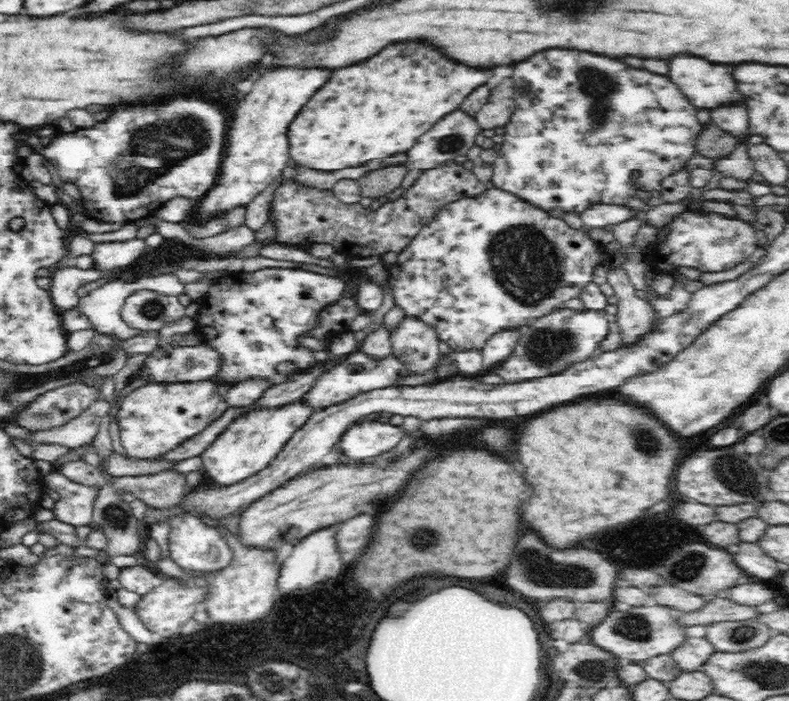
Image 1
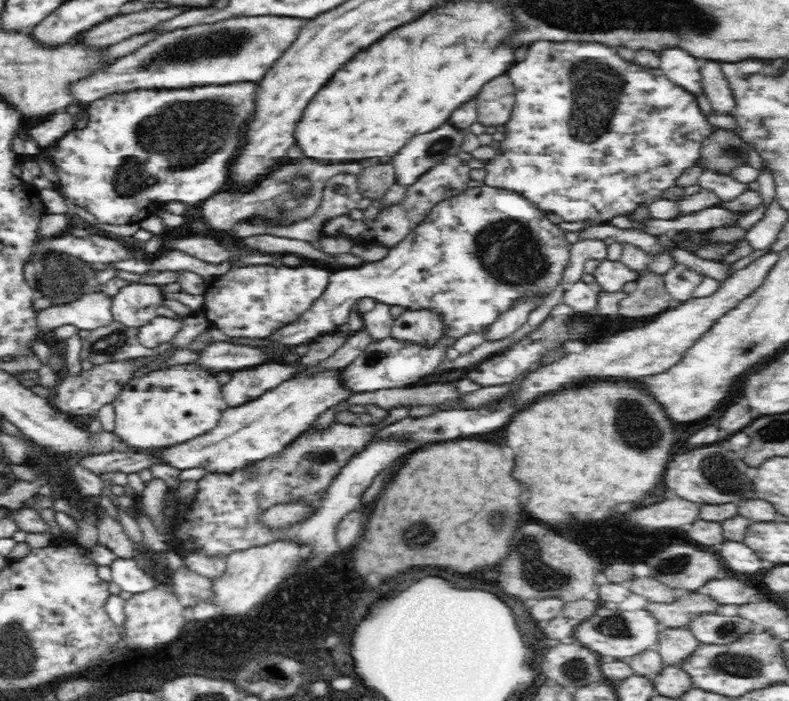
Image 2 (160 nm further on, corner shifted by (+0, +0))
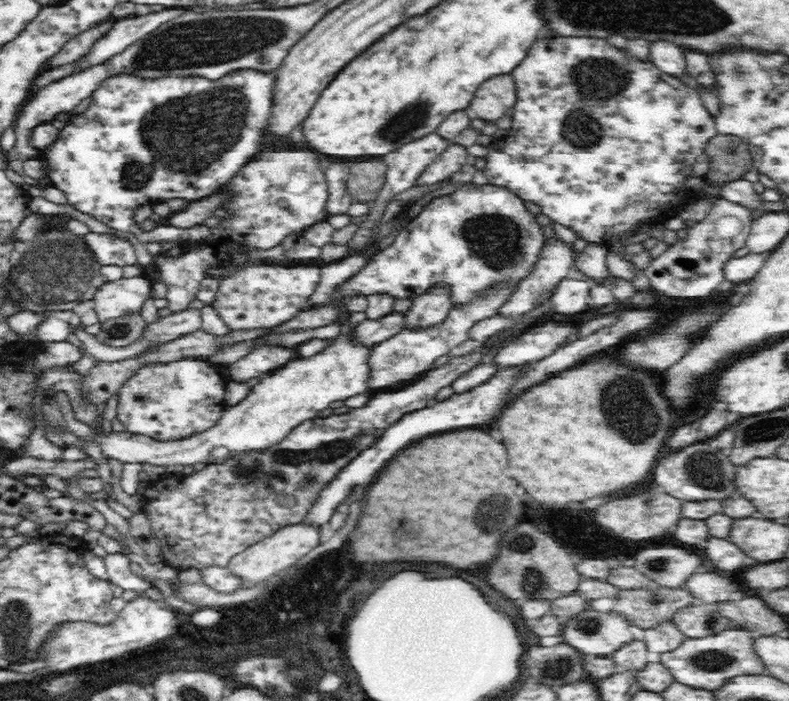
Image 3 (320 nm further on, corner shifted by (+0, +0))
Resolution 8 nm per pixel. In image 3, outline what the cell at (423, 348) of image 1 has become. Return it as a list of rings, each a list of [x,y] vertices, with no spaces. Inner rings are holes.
[[[431,289],[427,294],[412,300],[412,306],[404,313],[404,329],[434,329],[448,319],[451,310],[449,290]]]

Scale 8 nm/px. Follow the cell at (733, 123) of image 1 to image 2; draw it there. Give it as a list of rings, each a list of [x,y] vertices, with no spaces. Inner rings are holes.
[[[708,62],[704,66],[702,74],[704,74],[704,92],[708,94],[714,114],[734,116],[736,100],[734,100],[734,94],[730,90],[724,74],[720,72],[720,66],[716,62]]]

